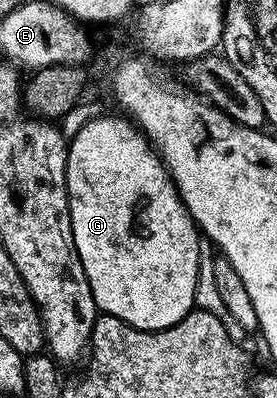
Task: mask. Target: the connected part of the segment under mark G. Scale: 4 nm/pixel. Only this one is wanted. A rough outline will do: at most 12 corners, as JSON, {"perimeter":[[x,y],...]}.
{"perimeter":[[102,113],[68,140],[98,312],[194,310],[203,239],[152,143]]}

